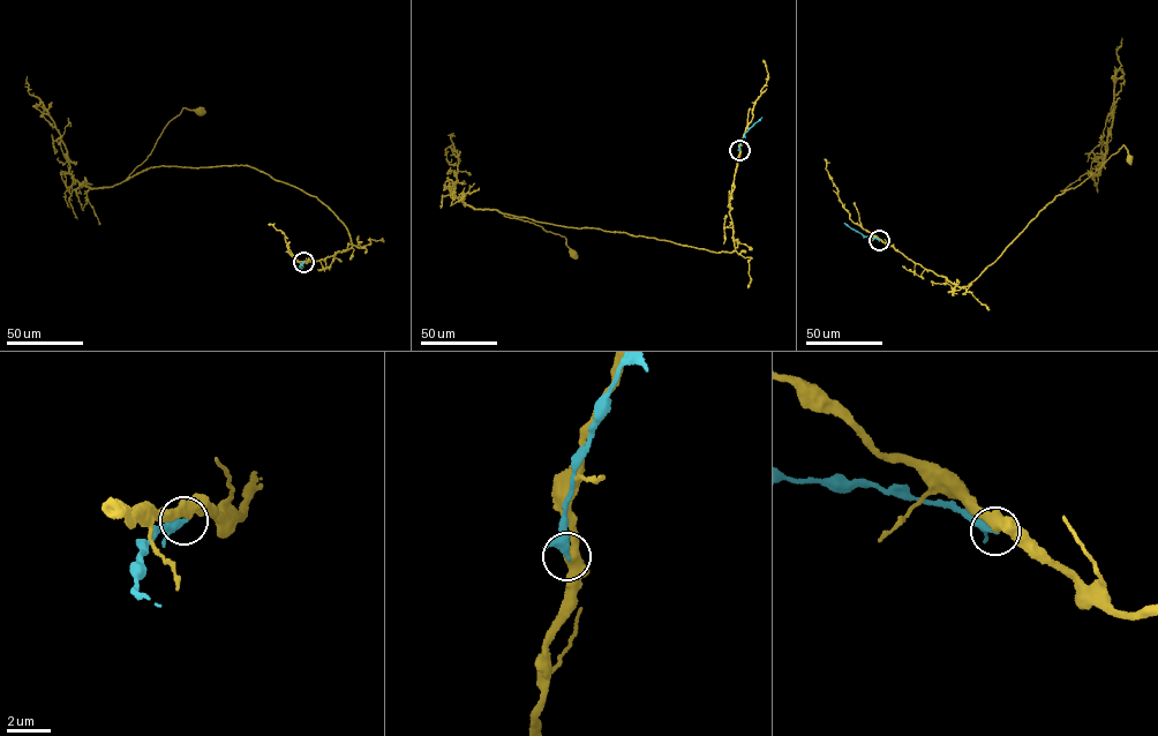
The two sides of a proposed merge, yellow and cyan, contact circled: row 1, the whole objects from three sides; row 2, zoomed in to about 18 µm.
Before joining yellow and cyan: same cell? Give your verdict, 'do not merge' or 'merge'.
do not merge

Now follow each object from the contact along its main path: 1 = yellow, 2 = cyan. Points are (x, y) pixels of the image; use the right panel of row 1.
1: (880, 240), (965, 286), (1057, 195), (1098, 173), (1123, 145), (1130, 159)
2: (880, 240), (863, 235), (844, 223)

